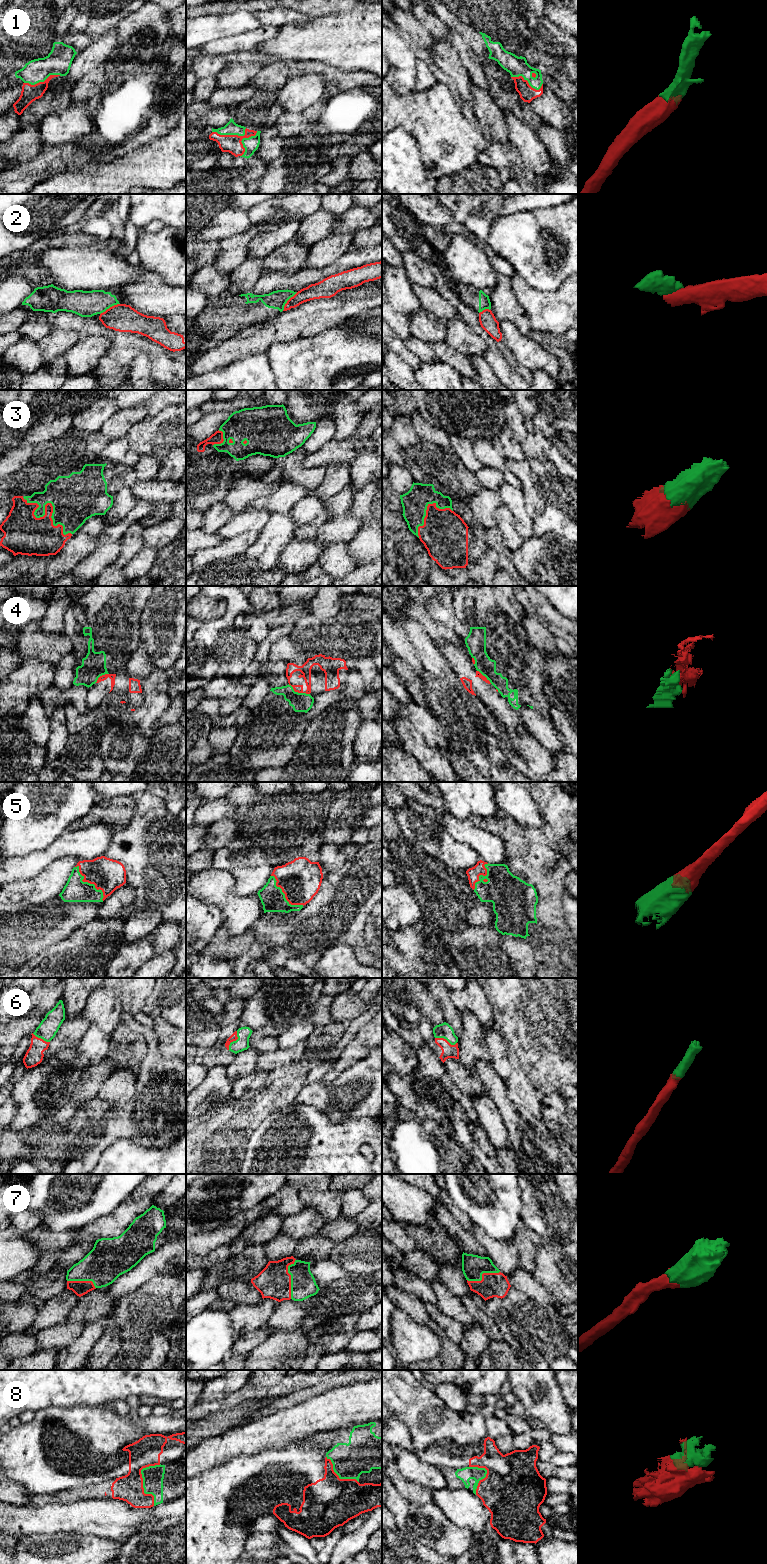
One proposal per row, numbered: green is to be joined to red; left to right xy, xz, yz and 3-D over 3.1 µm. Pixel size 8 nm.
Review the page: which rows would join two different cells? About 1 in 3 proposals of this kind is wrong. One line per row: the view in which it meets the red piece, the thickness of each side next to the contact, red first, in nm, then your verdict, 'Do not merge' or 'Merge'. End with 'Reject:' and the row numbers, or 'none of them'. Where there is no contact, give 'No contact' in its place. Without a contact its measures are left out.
1: Touches red in xz. Thickness 140 nm (red) against 110 nm. Merge
2: Touches red in xy. Thickness 220 nm (red) against 200 nm. Do not merge
3: Touches red in xy. Thickness 260 nm (red) against 380 nm. Merge
4: Touches red in xz. Thickness 90 nm (red) against 160 nm. Merge
5: Touches red in xy. Thickness 260 nm (red) against 190 nm. Merge
6: Touches red in xz. Thickness 60 nm (red) against 110 nm. Merge
7: Touches red in xz. Thickness 260 nm (red) against 200 nm. Merge
8: Touches red in xy. Thickness 240 nm (red) against 170 nm. Merge
Reject: 2

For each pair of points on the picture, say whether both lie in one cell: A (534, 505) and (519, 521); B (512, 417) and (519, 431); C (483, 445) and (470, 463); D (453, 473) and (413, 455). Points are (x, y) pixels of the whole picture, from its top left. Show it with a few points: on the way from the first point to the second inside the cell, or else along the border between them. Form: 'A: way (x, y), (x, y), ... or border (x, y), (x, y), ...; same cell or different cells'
A: border (521, 489), (524, 495), (524, 507), (533, 519); different cells
B: way (515, 420), (518, 428); same cell
C: border (471, 440), (473, 453), (483, 465); different cells
D: way (443, 468), (423, 460); same cell

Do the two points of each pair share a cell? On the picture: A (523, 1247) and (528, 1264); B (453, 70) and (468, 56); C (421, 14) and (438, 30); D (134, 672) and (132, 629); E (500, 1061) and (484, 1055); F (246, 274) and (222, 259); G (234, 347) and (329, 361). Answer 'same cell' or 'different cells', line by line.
A: same cell
B: different cells
C: same cell
D: different cells
E: different cells
F: different cells
G: different cells

